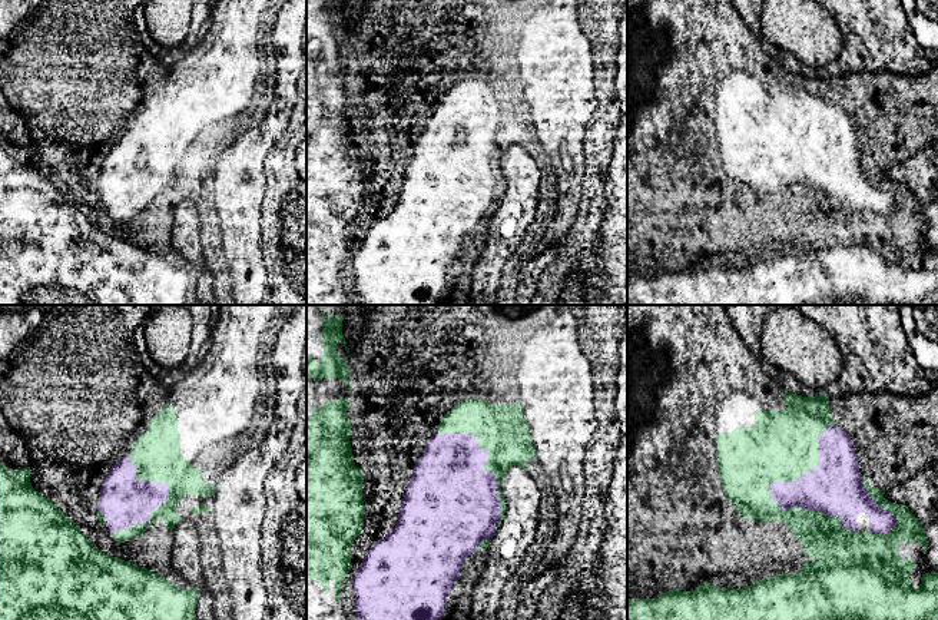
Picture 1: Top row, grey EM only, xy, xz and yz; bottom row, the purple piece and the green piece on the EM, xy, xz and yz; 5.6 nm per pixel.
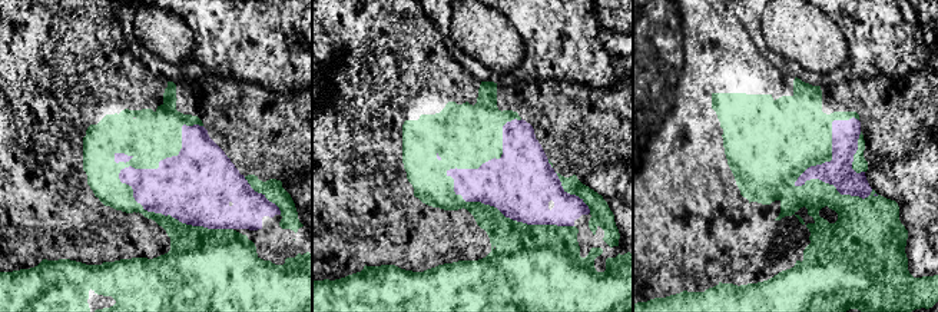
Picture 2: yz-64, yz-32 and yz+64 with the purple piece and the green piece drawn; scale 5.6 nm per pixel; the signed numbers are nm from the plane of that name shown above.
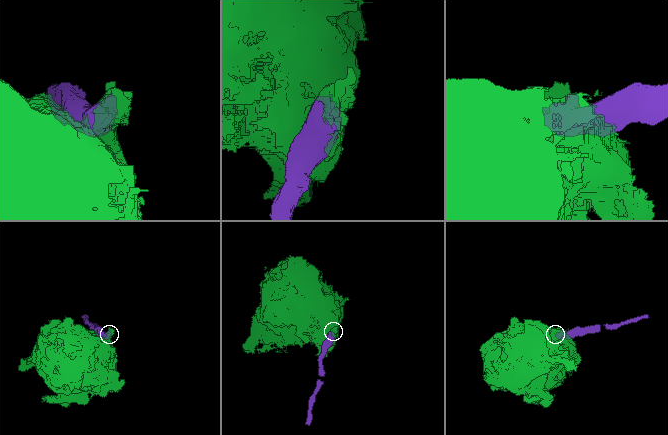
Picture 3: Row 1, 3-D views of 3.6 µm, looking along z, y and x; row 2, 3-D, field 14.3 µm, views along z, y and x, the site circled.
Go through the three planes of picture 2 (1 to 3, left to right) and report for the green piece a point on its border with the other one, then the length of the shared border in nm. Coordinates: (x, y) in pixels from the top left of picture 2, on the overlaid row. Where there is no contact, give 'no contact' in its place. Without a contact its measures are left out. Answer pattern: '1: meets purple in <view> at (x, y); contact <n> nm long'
1: meets purple in yz-64 at (168, 213); contact 700 nm long
2: meets purple in yz-32 at (504, 215); contact 800 nm long
3: meets purple in yz+64 at (832, 150); contact 500 nm long

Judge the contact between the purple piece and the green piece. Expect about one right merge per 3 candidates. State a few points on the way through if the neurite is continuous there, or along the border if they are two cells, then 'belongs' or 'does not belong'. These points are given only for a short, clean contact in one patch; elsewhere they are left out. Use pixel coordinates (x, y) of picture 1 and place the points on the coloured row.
does not belong

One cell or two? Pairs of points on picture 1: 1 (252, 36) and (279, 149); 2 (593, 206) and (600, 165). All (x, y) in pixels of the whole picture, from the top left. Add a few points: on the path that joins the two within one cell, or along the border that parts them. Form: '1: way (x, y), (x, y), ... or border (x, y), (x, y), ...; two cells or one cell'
1: border (268, 112), (257, 125), (241, 133); two cells
2: border (592, 155), (592, 183), (597, 189); two cells

